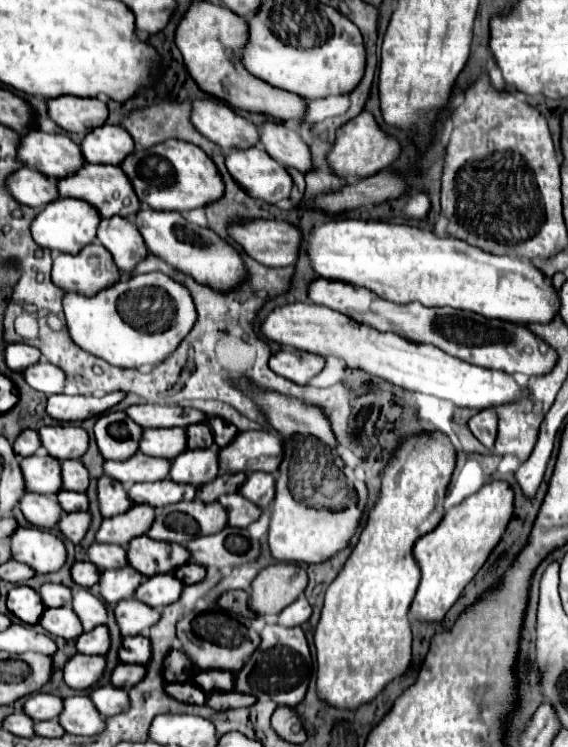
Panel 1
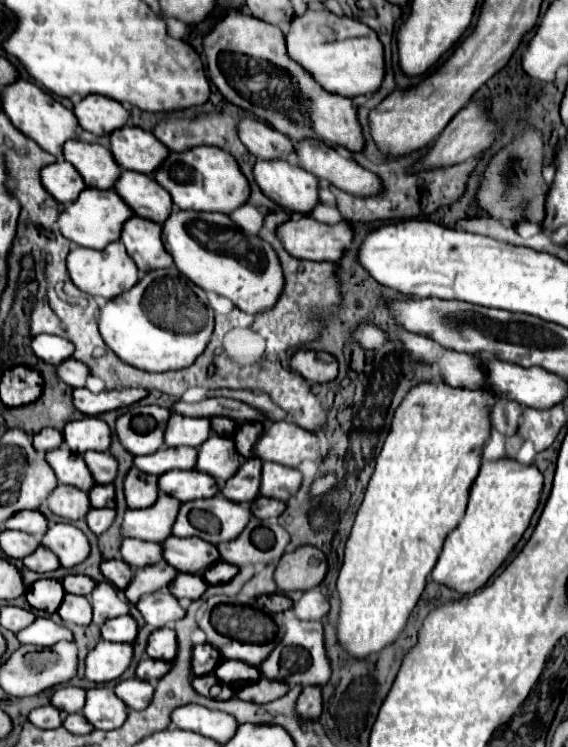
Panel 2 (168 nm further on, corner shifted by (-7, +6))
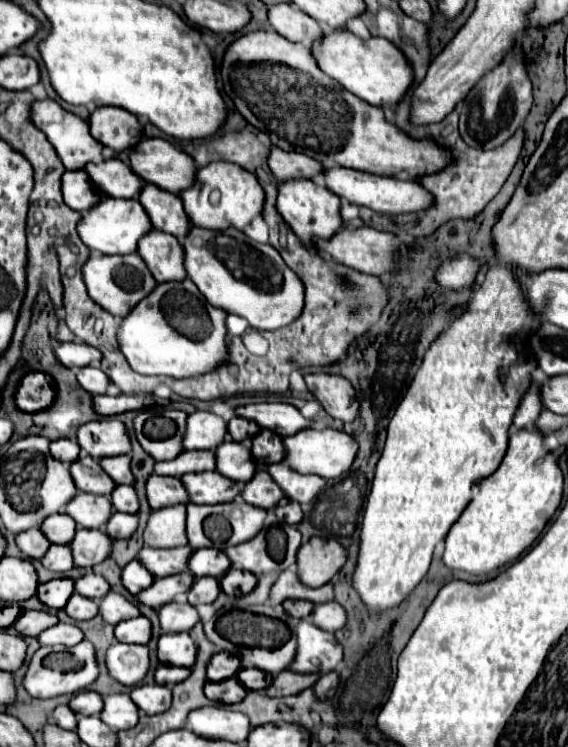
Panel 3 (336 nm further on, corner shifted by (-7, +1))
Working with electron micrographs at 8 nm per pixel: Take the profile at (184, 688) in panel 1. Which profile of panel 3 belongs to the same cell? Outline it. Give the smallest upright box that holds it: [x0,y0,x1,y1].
[204,679,246,705]

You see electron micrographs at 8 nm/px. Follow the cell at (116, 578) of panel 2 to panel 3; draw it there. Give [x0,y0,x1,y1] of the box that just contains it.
[122,561,154,595]

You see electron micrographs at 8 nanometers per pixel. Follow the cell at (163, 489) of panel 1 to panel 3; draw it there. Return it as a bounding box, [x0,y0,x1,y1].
[182,471,240,505]

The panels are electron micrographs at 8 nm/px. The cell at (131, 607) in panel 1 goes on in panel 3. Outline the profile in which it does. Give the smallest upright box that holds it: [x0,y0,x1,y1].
[158,595,200,633]

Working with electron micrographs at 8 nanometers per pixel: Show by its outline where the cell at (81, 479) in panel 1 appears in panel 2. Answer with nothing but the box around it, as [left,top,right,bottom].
[84,452,118,484]

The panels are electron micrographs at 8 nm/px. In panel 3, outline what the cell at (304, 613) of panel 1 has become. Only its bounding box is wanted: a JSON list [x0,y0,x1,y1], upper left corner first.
[310,601,346,631]

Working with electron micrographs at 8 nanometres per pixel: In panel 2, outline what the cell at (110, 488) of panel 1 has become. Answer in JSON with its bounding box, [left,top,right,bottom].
[124,468,160,508]

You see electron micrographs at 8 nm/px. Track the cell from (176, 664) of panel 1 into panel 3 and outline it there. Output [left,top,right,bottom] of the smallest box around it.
[206,651,240,681]

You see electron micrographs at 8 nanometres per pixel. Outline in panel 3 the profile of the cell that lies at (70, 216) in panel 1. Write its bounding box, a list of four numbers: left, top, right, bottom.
[76,197,152,255]

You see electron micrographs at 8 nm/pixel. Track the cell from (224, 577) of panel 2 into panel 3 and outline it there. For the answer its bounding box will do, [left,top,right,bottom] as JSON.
[220,569,256,597]

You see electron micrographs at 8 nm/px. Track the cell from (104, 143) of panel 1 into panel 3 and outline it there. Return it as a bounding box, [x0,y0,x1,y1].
[130,139,194,193]

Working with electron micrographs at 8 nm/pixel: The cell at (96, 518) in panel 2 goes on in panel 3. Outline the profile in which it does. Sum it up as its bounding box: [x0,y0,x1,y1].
[104,513,138,539]

